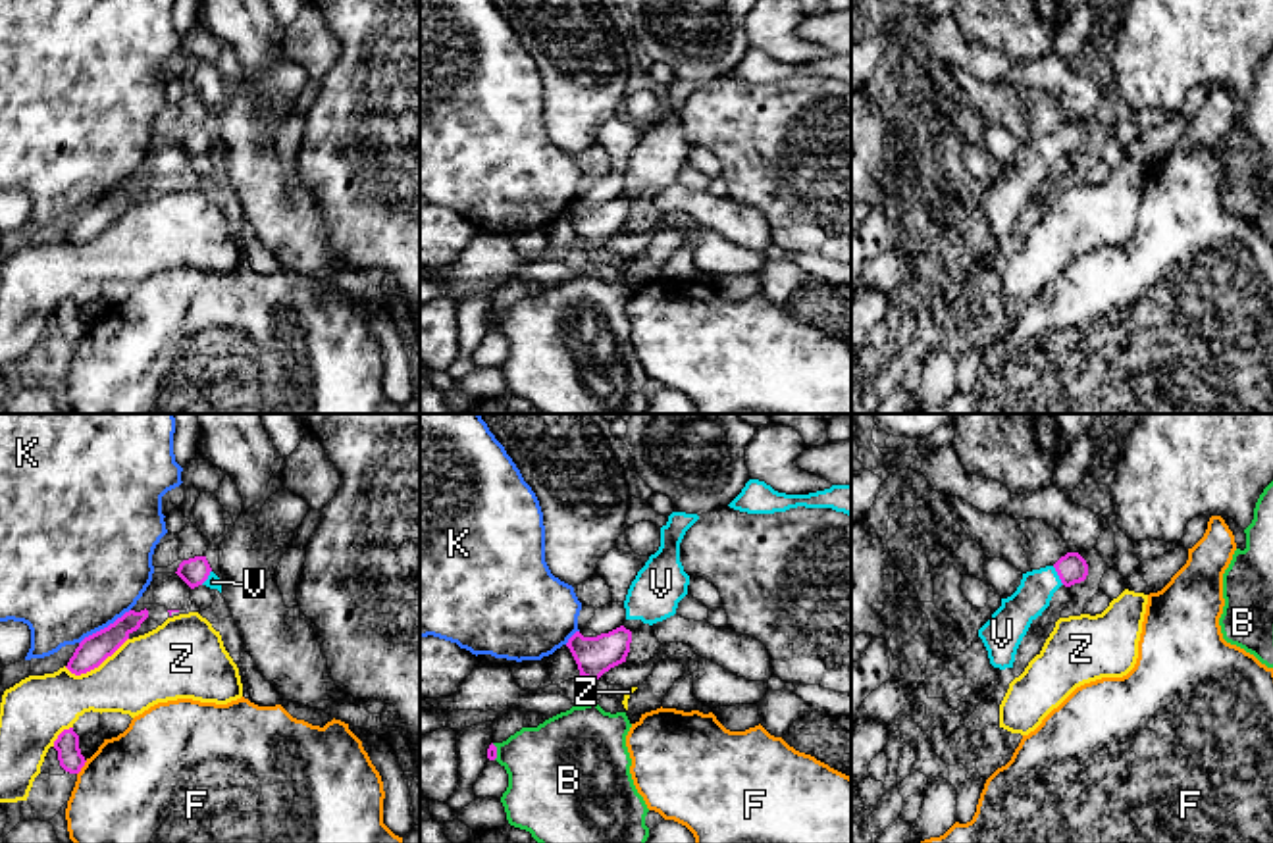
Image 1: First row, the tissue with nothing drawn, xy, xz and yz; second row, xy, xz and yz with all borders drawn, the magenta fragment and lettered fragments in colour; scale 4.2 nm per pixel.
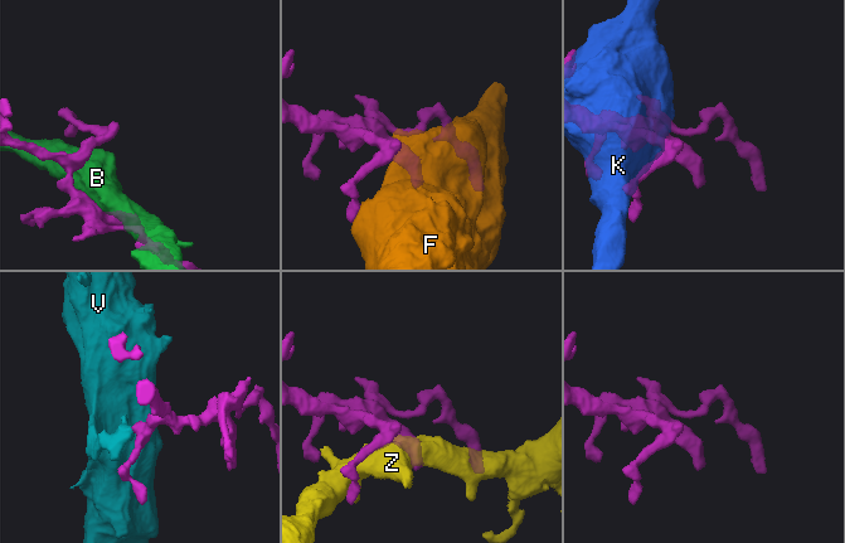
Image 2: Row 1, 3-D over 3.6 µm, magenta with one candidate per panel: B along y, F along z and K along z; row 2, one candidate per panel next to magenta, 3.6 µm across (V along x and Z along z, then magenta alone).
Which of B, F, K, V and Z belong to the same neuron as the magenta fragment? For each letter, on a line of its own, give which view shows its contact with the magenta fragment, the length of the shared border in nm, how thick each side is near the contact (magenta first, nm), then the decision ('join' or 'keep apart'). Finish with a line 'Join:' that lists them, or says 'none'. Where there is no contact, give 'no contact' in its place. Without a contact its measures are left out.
B: xz | 70 nm | 50/380 nm | keep apart
F: xy | 80 nm | 100/500 nm | keep apart
K: xy | 260 nm | 120/500 nm | keep apart
V: yz | 90 nm | 130/150 nm | join
Z: xy | 300 nm | 120/300 nm | keep apart
Join: V

